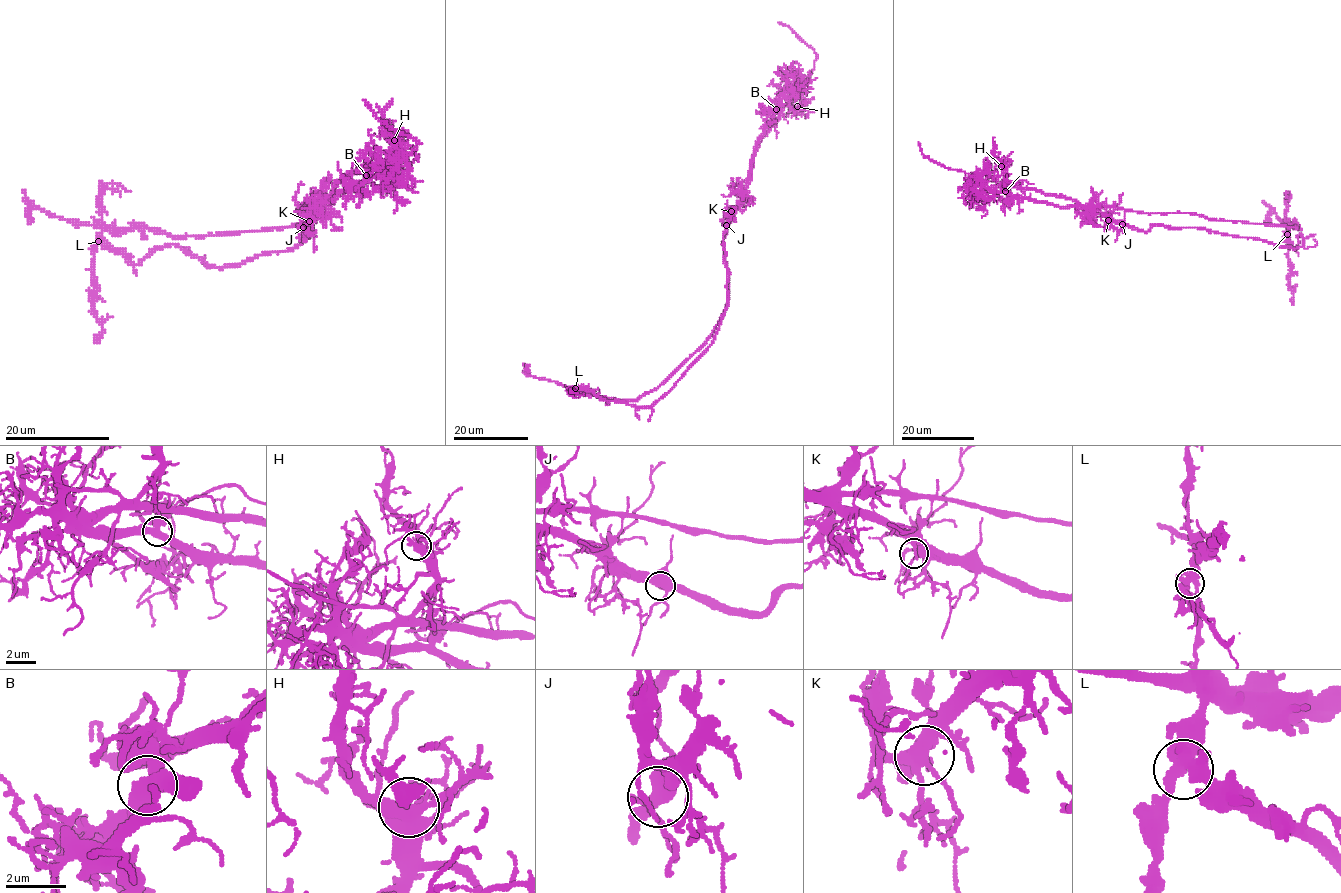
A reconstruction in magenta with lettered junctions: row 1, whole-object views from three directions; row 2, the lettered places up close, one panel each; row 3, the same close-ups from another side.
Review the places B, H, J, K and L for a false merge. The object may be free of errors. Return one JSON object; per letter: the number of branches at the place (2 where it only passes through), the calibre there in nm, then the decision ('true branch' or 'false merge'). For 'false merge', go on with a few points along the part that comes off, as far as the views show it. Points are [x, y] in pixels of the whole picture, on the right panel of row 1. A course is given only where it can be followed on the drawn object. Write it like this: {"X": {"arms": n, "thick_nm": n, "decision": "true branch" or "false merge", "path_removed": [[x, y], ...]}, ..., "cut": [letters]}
{"B": {"arms": 5, "thick_nm": 480, "decision": "false merge", "path_removed": [[1006, 191], [1148, 231], [1203, 228], [1292, 248], [1303, 244], [1300, 233], [1295, 248], [1286, 239], [1291, 304]]}, "H": {"arms": 5, "thick_nm": 420, "decision": "true branch"}, "J": {"arms": 5, "thick_nm": 480, "decision": "true branch"}, "K": {"arms": 3, "thick_nm": 440, "decision": "true branch"}, "L": {"arms": 3, "thick_nm": 480, "decision": "true branch"}, "cut": ["B"]}

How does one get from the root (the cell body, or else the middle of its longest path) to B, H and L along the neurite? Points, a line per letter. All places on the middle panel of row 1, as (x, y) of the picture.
B: (728, 269), (724, 255), (724, 235), (731, 213), (741, 201), (756, 141), (776, 109)
H: (728, 269), (724, 255), (724, 235), (750, 178), (753, 150), (782, 109), (788, 105), (796, 111), (797, 106)
L: (728, 269), (728, 298), (721, 321), (711, 335), (656, 388), (635, 400), (619, 400), (583, 394), (575, 388)

